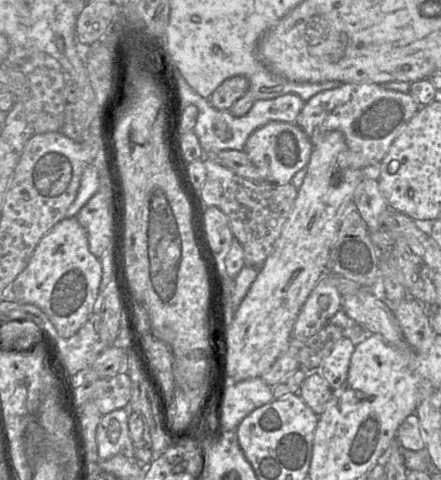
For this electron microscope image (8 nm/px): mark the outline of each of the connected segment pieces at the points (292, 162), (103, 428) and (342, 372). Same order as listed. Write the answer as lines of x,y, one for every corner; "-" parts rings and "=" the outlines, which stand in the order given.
271,121
258,128
247,139
243,151
262,172
262,180
274,184
290,183
293,175
309,162
313,144
296,123
=
127,405
127,407
102,415
96,430
98,456
101,461
118,454
134,458
128,427
130,412
133,411
130,411
=
343,337
334,344
320,365
320,373
332,391
340,388
345,382
354,349
354,343

